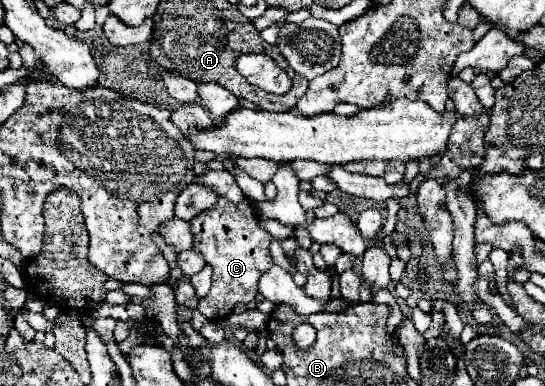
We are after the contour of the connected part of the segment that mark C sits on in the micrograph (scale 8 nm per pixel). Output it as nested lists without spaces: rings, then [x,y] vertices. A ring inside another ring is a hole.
[[[218,198],[214,208],[204,210],[190,222],[194,234],[194,250],[204,256],[204,260],[214,268],[212,288],[208,296],[198,302],[198,310],[218,322],[226,318],[236,304],[252,302],[258,292],[258,280],[264,272],[272,268],[270,242],[272,236],[258,224],[258,216],[252,208],[252,202],[244,198],[240,204],[232,204],[226,198]]]

